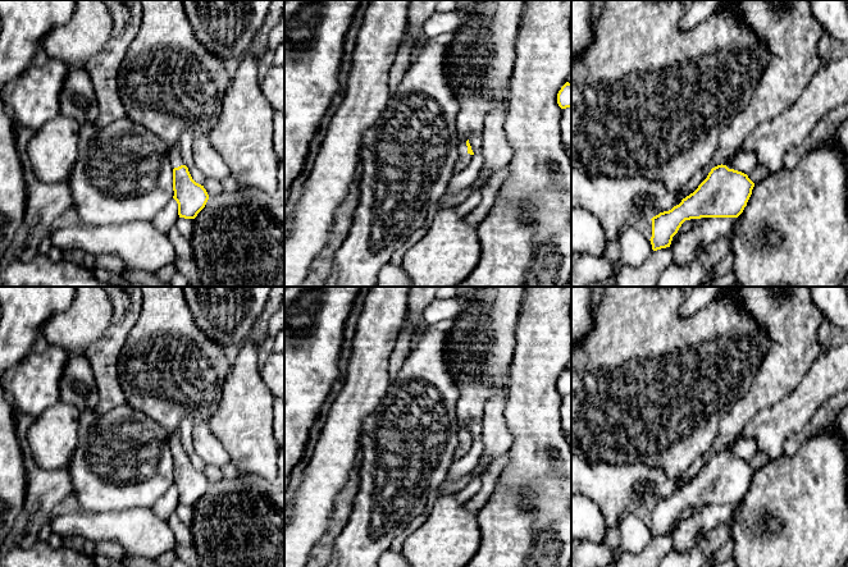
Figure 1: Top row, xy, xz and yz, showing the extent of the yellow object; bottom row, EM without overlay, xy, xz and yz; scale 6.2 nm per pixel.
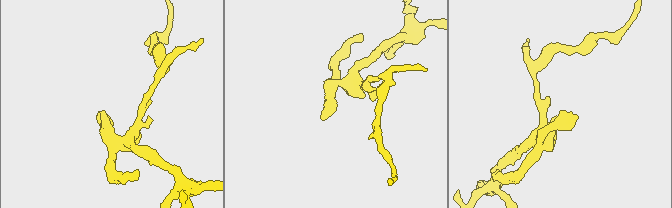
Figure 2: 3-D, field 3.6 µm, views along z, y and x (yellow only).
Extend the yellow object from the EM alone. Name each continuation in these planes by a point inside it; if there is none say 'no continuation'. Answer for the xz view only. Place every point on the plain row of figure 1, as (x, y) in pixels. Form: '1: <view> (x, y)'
1: xz (464, 444)

